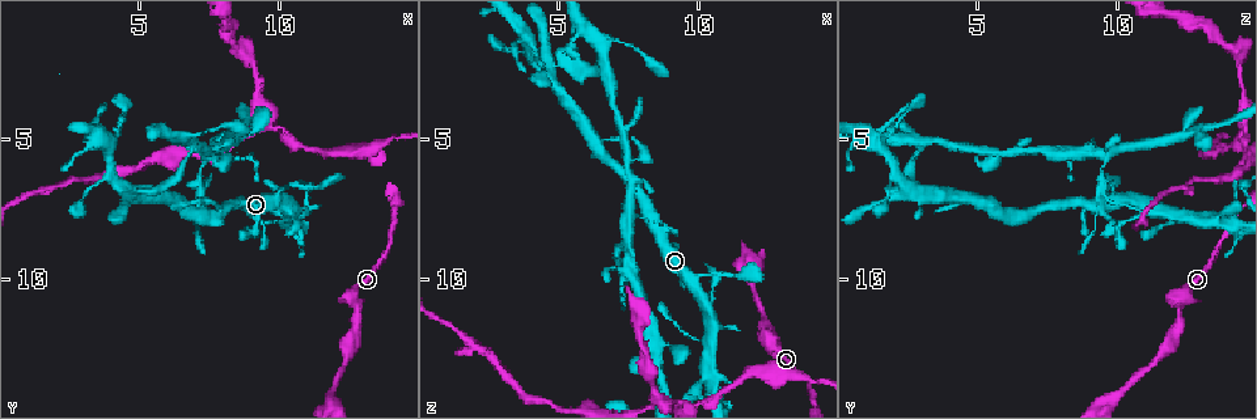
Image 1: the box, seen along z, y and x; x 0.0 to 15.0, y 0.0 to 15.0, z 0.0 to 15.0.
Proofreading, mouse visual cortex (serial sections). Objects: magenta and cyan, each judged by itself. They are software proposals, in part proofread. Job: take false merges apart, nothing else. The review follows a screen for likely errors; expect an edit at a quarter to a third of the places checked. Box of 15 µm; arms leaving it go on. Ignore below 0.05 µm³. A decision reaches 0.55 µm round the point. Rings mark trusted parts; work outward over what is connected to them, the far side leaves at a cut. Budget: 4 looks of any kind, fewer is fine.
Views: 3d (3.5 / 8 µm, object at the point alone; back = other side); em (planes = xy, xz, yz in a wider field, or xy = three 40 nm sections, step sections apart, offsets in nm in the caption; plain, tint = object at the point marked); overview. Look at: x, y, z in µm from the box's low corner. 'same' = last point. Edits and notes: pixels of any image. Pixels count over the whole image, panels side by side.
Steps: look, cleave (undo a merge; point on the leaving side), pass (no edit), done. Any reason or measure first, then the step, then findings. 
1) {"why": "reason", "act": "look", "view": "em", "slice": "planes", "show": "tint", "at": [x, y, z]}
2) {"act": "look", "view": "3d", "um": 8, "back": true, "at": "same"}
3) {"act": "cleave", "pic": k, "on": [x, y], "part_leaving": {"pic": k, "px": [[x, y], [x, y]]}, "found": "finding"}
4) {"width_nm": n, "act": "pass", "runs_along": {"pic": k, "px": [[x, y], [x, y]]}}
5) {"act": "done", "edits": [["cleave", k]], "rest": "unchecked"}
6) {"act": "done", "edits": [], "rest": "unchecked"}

{"why": "sharp bend", "act": "look", "view": "3d", "um": 8, "at": [10.5, 7.6, 12.1]}

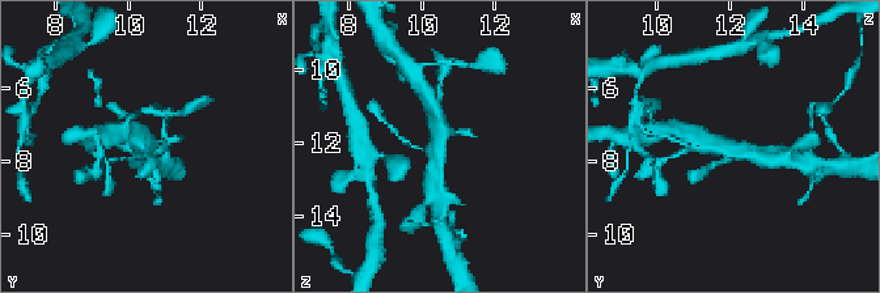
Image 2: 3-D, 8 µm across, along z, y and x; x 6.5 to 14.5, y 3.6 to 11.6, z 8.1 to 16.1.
{"why": "need the tissue", "act": "look", "view": "em", "slice": "xy", "step": 3, "show": "tint", "at": [10.4, 7.7, 12.2]}

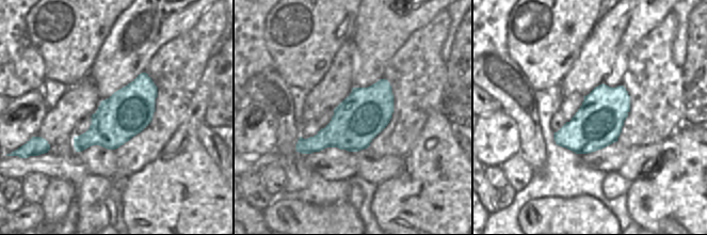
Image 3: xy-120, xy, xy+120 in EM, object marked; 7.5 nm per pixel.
{"act": "pass", "runs_along": {"pic": 2, "px": [[699, 143], [732, 147], [768, 160]]}, "found": "one cell here"}

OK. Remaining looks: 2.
{"why": "four-way junction", "act": "look", "view": "3d", "um": 3.5, "at": [4.6, 7.0, 2.6]}

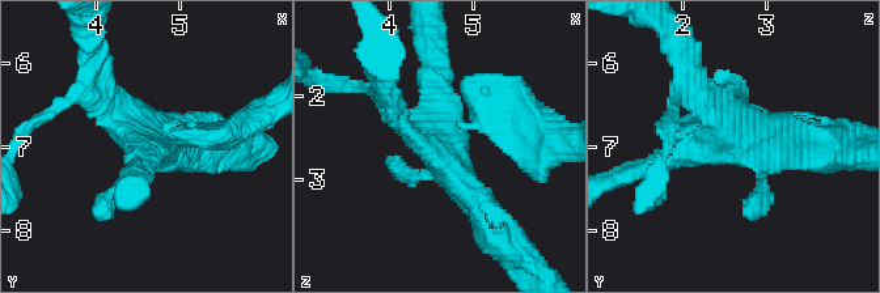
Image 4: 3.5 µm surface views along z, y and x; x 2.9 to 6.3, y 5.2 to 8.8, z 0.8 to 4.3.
{"why": "now the EM", "act": "look", "view": "em", "slice": "xy", "step": 3, "show": "tint", "at": [4.70, 6.95, 2.65]}

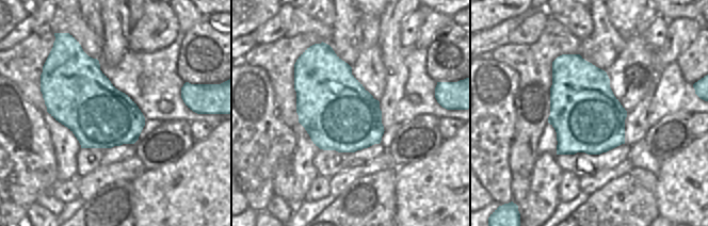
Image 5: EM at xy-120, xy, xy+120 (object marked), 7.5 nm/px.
{"act": "pass", "runs_along": {"pic": 4, "px": [[808, 153], [692, 149], [694, 136]]}, "found": "all the same cell"}

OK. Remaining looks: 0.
{"act": "done", "edits": [], "rest": "unchecked"}

